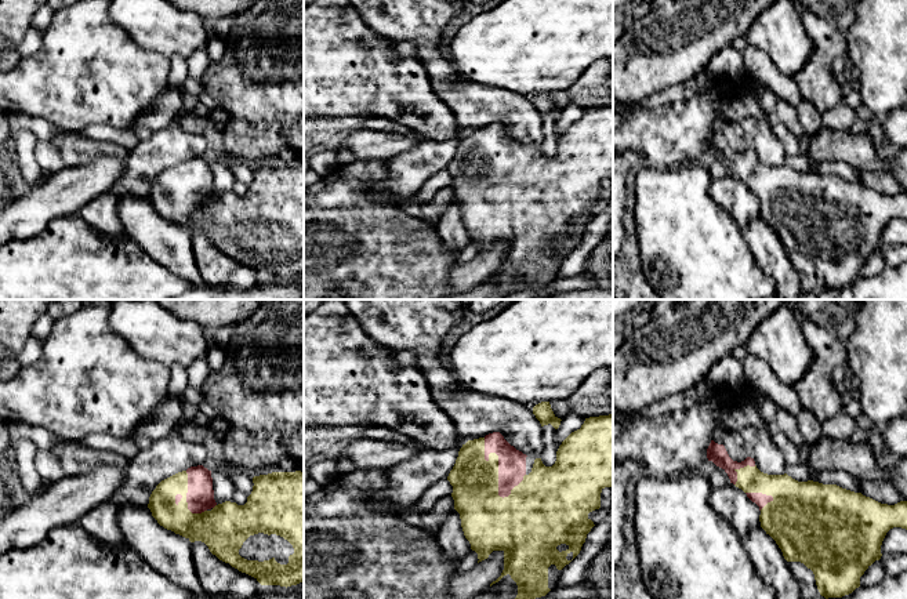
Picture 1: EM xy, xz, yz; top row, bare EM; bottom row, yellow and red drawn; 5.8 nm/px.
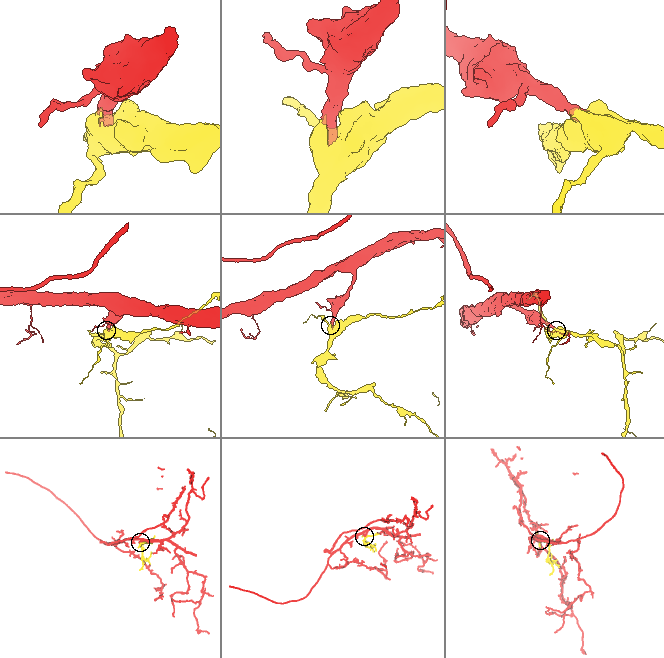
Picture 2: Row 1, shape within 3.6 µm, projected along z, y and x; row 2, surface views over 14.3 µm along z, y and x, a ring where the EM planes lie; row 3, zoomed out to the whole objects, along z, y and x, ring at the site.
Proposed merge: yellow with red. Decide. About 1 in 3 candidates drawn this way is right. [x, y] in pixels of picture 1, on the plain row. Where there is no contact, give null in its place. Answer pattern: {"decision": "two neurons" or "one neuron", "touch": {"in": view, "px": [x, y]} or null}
{"decision": "one neuron", "touch": {"in": "xz", "px": [497, 152]}}

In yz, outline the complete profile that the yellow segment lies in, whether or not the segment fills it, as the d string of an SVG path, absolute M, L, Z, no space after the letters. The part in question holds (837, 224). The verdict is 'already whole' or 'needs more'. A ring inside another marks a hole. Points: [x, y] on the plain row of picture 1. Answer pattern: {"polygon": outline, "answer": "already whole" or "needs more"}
{"polygon": "M714 131L707 139L707 149L722 159L728 164L730 174L741 179L759 197L761 218L776 232L787 253L801 253L813 262L817 280L826 290L842 288L859 279L860 268L864 262L875 251L881 250L881 236L886 224L893 218L907 221L907 192L888 196L837 175L823 175L813 171L798 173L787 164L768 166L757 159L751 148L741 153L733 152L725 137Z", "answer": "needs more"}

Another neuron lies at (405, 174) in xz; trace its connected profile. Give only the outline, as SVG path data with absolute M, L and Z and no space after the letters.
M461 138L424 139L411 150L385 160L385 177L367 186L367 197L399 203L416 195L432 175L447 170Z

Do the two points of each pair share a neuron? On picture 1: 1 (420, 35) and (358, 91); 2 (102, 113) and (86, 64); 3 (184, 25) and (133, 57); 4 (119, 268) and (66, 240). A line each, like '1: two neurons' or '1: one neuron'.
1: two neurons
2: one neuron
3: two neurons
4: one neuron

